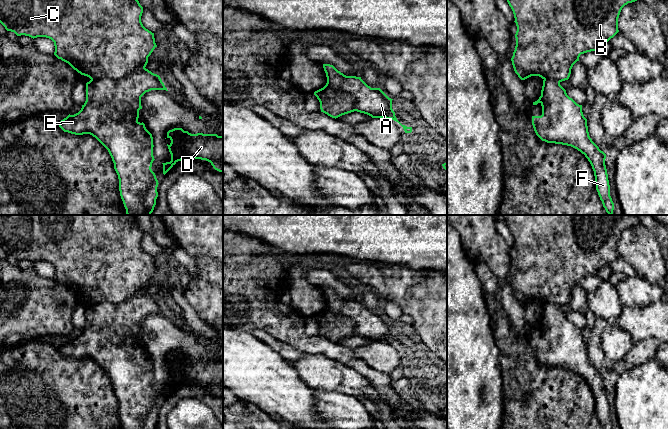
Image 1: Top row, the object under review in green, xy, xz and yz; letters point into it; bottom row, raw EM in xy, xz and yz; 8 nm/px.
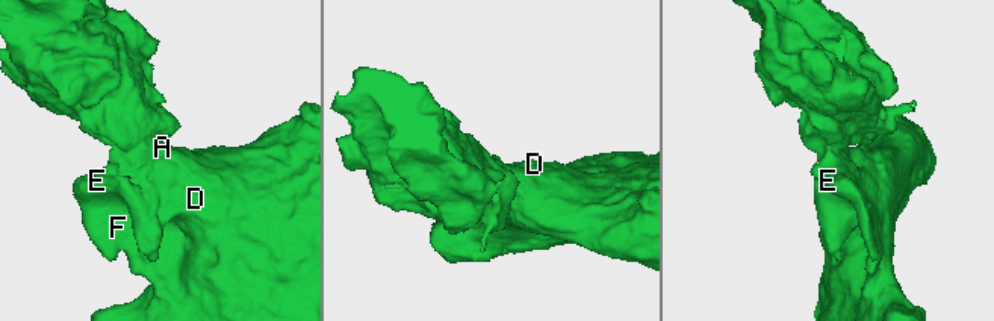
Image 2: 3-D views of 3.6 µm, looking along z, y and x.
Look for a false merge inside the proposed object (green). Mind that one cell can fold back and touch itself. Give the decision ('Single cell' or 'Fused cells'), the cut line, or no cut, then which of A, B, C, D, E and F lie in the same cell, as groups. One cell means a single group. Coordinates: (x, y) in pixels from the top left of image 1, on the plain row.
Fused cells. Split along xy (144, 291), (117, 304), (109, 302), (91, 304). Groups: A D E F / B C

